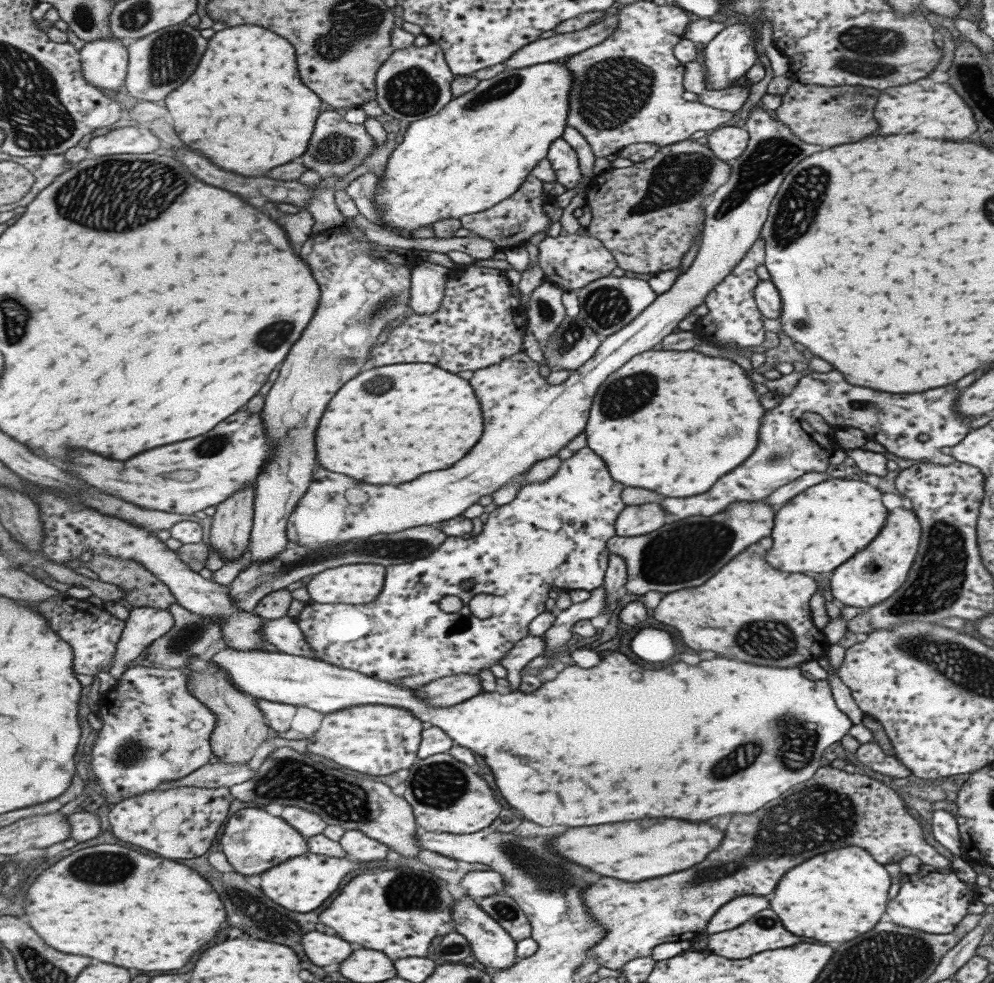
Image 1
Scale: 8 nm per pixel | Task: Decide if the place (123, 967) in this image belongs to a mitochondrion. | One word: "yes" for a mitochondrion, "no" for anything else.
no

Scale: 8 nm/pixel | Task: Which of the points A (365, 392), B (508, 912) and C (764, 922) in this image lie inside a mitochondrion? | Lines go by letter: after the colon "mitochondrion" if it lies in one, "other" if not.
A: mitochondrion
B: mitochondrion
C: mitochondrion

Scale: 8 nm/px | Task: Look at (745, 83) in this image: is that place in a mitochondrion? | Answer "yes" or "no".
no

